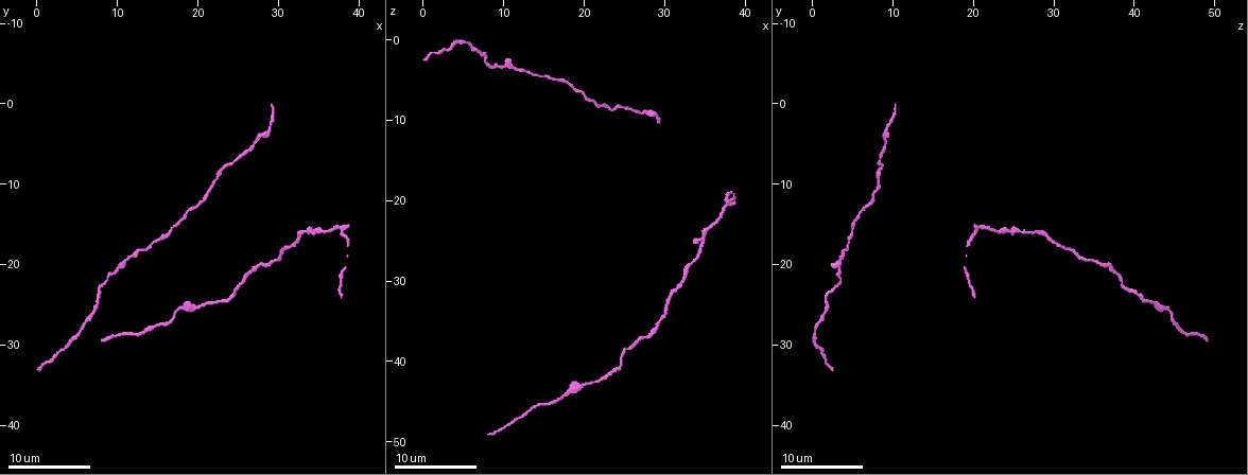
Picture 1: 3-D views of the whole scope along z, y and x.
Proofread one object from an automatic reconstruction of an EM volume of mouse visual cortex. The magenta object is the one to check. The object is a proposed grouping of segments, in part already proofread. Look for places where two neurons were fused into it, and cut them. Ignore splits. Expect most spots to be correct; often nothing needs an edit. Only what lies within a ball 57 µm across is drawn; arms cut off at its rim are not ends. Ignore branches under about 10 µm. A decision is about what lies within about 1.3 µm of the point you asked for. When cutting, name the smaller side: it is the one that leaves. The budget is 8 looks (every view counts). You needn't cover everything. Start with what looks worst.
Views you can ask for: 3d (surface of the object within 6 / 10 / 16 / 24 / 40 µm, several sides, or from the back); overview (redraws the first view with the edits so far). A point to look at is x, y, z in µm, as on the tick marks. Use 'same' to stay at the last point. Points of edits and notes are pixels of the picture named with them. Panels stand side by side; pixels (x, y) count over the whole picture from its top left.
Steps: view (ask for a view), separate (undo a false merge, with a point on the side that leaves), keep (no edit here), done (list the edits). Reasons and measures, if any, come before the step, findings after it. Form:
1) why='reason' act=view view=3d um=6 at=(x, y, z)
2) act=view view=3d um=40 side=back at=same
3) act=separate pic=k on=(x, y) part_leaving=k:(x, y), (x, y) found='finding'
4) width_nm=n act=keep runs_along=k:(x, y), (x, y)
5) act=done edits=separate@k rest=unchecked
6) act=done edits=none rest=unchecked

why='thin neck' act=view view=3d um=10 at=(8.6, 22.2, 3.4)

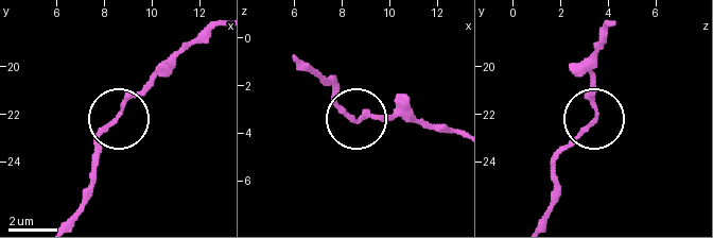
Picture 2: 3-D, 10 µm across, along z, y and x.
act=keep runs_along=2:(610, 22), (592, 71), (592, 120), (552, 160) found='one neuron here'

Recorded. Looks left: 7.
why='calibre changes' act=view view=3d um=10 at=(17.8, 25.4, 44.0)

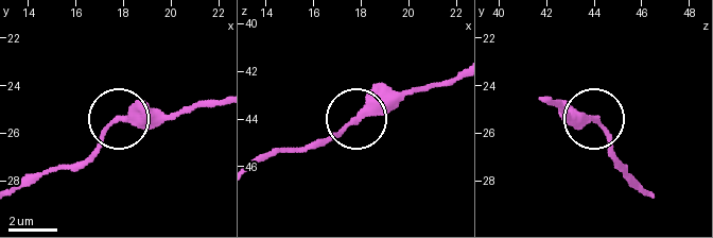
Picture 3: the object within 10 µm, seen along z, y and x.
why='closer look' act=view view=3d um=6 at=(17.9, 25.4, 43.8)

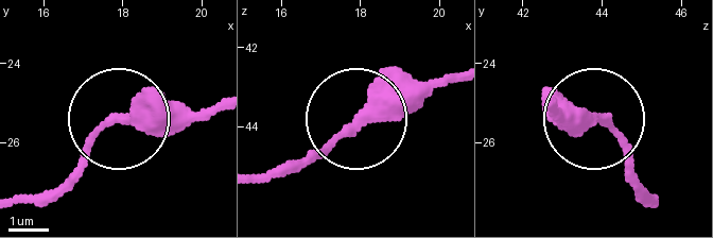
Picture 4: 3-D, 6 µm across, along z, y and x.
act=keep runs_along=4:(215, 106), (114, 120), (47, 194) found='one neuron here'

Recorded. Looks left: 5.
why='three arms meet' act=view view=3d um=16 at=(34.6, 16.0, 25.2)

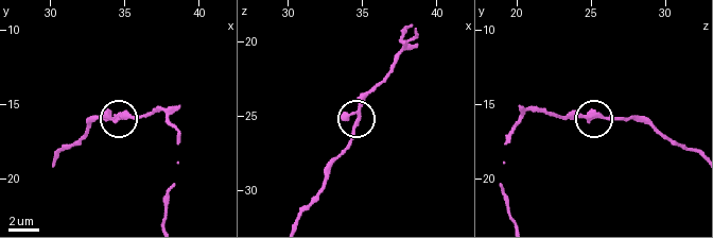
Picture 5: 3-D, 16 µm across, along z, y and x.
act=keep runs_along=5:(158, 105), (135, 117), (98, 117) found='one neuron here'

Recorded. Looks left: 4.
why='sudden change in width' act=view view=3d um=16 at=(13.6, 18.0, 4.0)

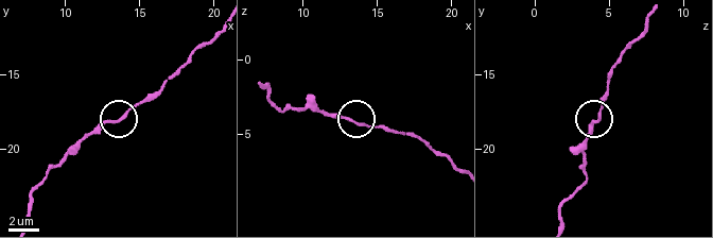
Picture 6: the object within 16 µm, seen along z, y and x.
act=keep found='one neuron here'

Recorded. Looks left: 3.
act=done edits=none rest=unchecked

